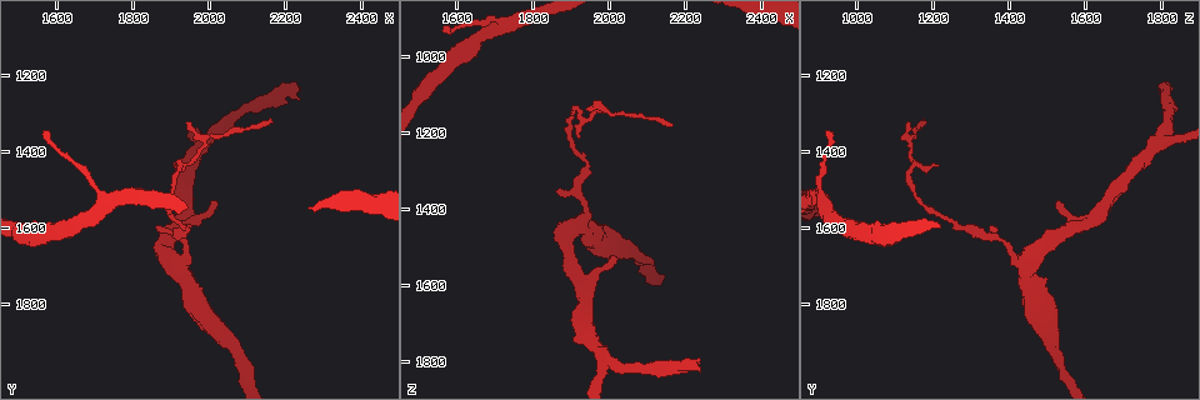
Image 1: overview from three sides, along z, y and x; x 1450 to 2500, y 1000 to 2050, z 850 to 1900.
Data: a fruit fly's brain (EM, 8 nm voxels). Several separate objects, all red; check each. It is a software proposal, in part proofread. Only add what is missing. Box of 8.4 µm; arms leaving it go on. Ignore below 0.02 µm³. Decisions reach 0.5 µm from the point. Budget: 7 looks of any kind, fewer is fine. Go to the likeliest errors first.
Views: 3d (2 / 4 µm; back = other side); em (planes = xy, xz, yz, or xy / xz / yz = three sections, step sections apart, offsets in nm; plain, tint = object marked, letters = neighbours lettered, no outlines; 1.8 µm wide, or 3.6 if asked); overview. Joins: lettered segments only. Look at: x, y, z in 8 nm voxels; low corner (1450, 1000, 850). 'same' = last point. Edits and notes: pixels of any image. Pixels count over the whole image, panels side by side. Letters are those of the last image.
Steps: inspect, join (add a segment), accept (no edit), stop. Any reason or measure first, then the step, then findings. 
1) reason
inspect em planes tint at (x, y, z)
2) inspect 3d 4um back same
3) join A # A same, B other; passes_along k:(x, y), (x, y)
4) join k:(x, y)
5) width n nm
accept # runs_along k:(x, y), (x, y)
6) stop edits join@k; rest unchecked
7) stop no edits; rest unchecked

an open end
inspect em planes letters at (2240, 1235, 1820)

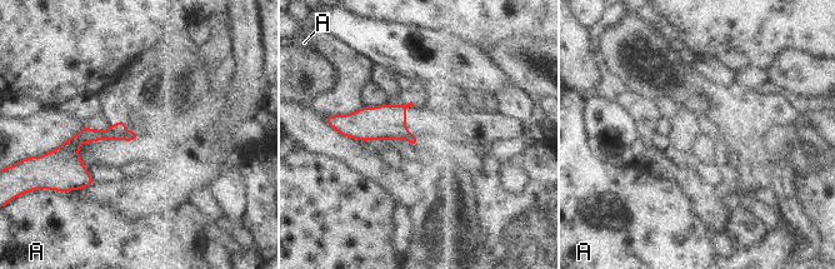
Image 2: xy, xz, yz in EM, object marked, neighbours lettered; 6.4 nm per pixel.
width 120 nm; longest_contact A 60 nm
accept # A other; no lettered segment goes on from it

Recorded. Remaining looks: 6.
free end
inspect 3d 2um at (1865, 1590, 1355)

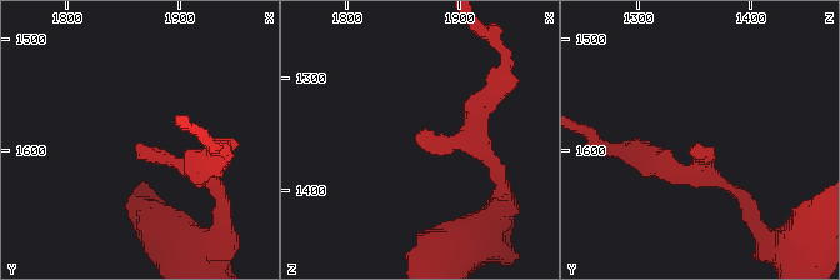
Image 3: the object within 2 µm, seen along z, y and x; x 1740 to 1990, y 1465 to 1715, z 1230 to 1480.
inspect em planes plain at (1868, 1590, 1352)

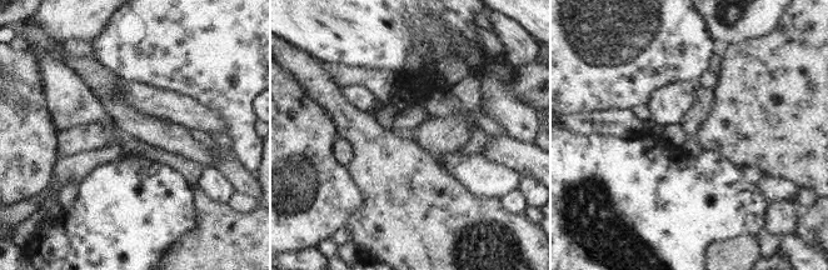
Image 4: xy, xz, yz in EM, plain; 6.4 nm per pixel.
what lies round it
inspect em planes letters same

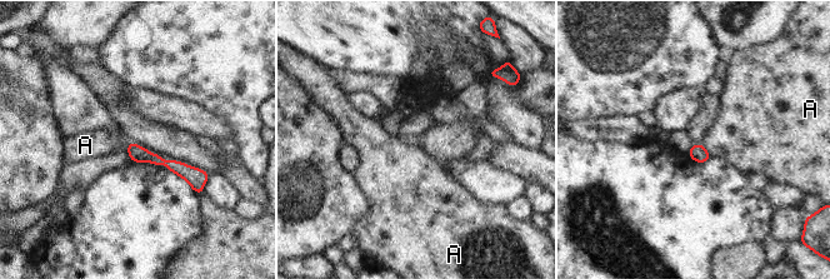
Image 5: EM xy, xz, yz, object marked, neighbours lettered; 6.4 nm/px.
width 110 nm
accept # A other; border 5:(701, 144), (711, 157); none of them fits

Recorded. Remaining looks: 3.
free end
inspect em planes tint at (1585, 1350, 920)

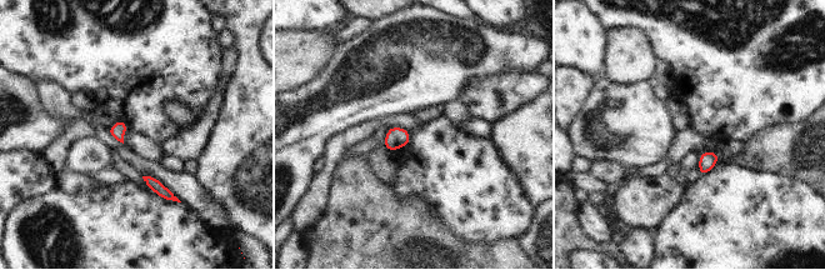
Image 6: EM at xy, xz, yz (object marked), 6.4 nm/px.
inspect em planes letters same

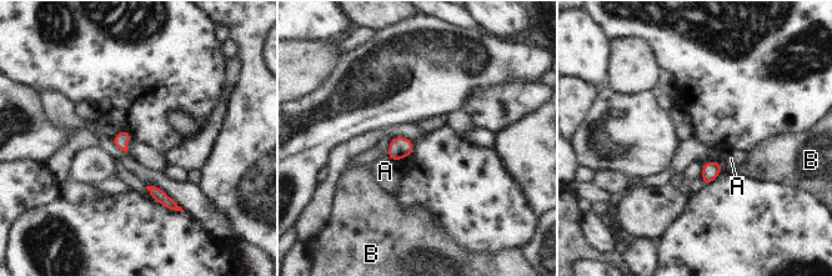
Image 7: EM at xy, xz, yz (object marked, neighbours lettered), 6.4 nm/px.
accept # A other, B other; border 7:(386, 152), (395, 161); no lettered segment goes on from it

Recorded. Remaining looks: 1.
stop no edits; rest unchecked

